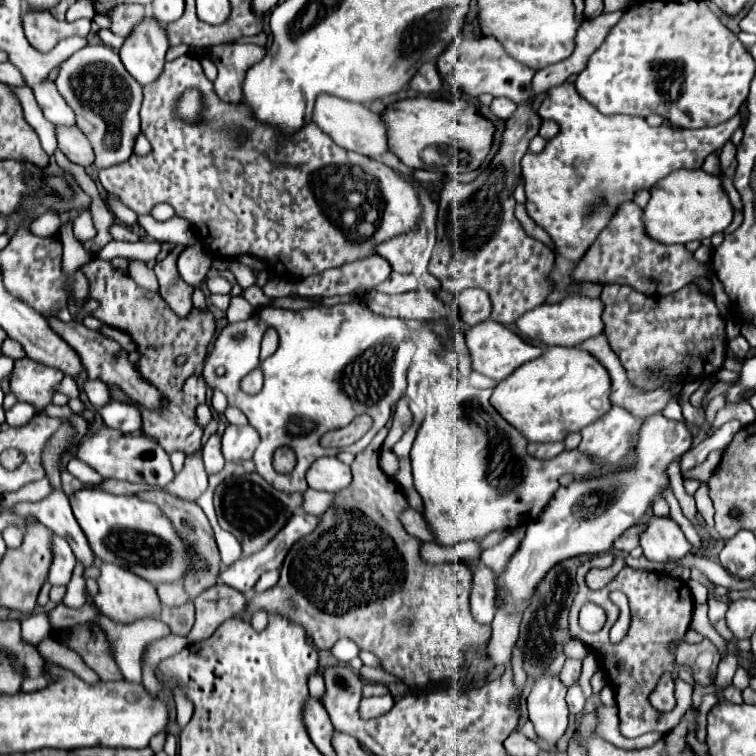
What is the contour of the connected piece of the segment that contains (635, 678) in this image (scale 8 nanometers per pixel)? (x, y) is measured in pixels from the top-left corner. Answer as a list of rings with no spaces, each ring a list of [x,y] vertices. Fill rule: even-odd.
[[[592,559],[582,561],[582,565],[578,567],[578,577],[576,577],[578,595],[570,607],[570,633],[592,649],[592,653],[596,655],[596,659],[600,663],[600,669],[604,669],[604,673],[606,673],[608,683],[614,687],[616,703],[618,703],[618,711],[620,711],[618,717],[620,717],[622,735],[640,737],[648,731],[668,733],[680,721],[672,721],[672,713],[658,713],[648,703],[648,695],[658,681],[658,675],[664,671],[674,671],[676,669],[674,665],[698,665],[698,685],[712,685],[716,667],[718,667],[718,663],[670,663],[672,655],[676,655],[676,651],[680,651],[680,647],[684,647],[682,637],[686,635],[686,629],[692,619],[694,601],[692,601],[690,587],[682,579],[666,575],[666,573],[658,575],[658,573],[624,567],[608,587],[604,587],[600,591],[592,591],[584,583],[584,575],[588,573],[590,567],[592,567]],[[610,591],[624,591],[630,599],[630,611],[632,611],[630,631],[624,637],[624,643],[618,643],[618,645],[612,645],[608,639],[608,619],[606,619],[606,625],[598,633],[582,633],[580,625],[578,625],[578,611],[586,601],[592,601],[592,603],[604,607],[606,615],[608,615],[608,593]]]

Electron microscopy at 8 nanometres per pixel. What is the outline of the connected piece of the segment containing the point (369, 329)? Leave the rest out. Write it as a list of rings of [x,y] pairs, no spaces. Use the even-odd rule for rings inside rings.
[[[338,303],[334,307],[312,307],[312,309],[300,309],[300,311],[292,311],[292,309],[274,309],[274,307],[264,307],[254,311],[254,315],[246,321],[240,323],[228,323],[214,339],[214,347],[212,351],[206,355],[204,359],[204,381],[210,389],[218,389],[226,395],[228,403],[232,403],[234,407],[238,407],[250,421],[250,425],[260,433],[260,447],[254,453],[254,463],[256,463],[256,471],[276,489],[286,491],[286,493],[294,493],[300,491],[304,493],[308,489],[306,485],[306,471],[308,467],[322,455],[336,455],[336,449],[324,449],[320,447],[320,437],[326,431],[334,431],[334,429],[342,429],[346,427],[356,415],[360,413],[368,413],[374,419],[372,429],[358,441],[352,443],[348,447],[350,453],[360,453],[376,435],[376,431],[380,431],[390,415],[392,415],[392,406],[396,401],[404,395],[406,391],[406,373],[414,355],[414,343],[410,339],[412,331],[408,329],[408,323],[402,319],[394,319],[394,317],[380,317],[376,313],[372,313],[368,307],[364,307],[362,303]],[[266,327],[274,327],[280,335],[280,345],[276,349],[274,355],[270,355],[268,359],[260,361],[260,341],[262,335],[266,331]],[[236,333],[244,333],[244,339],[234,339]],[[216,367],[224,367],[226,375],[224,377],[216,377],[214,369]],[[254,367],[260,367],[264,371],[264,387],[258,395],[248,395],[240,389],[240,381],[242,377],[252,371]],[[278,447],[292,447],[296,451],[298,463],[296,469],[288,475],[280,475],[274,471],[272,467],[272,453]]]

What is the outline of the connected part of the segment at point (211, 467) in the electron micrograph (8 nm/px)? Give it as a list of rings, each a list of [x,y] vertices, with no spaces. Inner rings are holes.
[[[214,433],[204,449],[202,449],[202,459],[204,459],[204,469],[208,475],[212,473],[218,473],[222,467],[224,467],[224,457],[222,457],[222,451],[220,451],[220,435]]]

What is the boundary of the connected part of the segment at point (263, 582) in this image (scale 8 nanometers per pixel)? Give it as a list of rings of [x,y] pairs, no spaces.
[[[276,569],[276,571],[266,571],[266,573],[262,575],[262,579],[256,583],[254,591],[266,591],[266,589],[270,589],[270,587],[278,581],[278,577],[280,577],[280,569]]]

